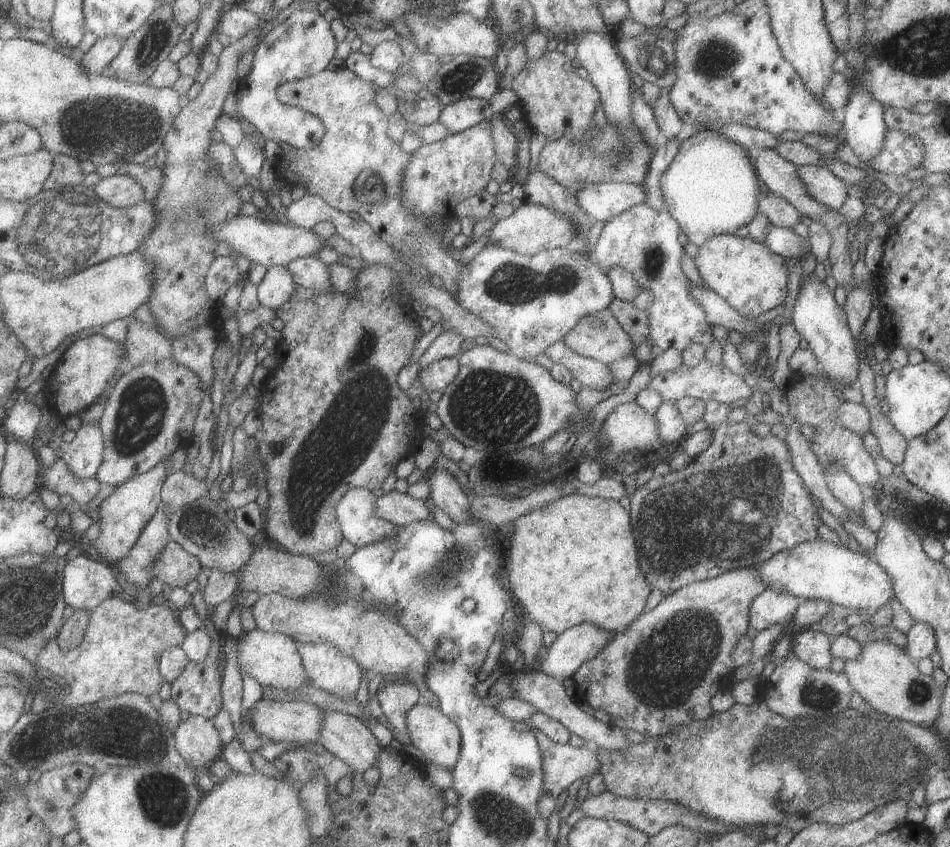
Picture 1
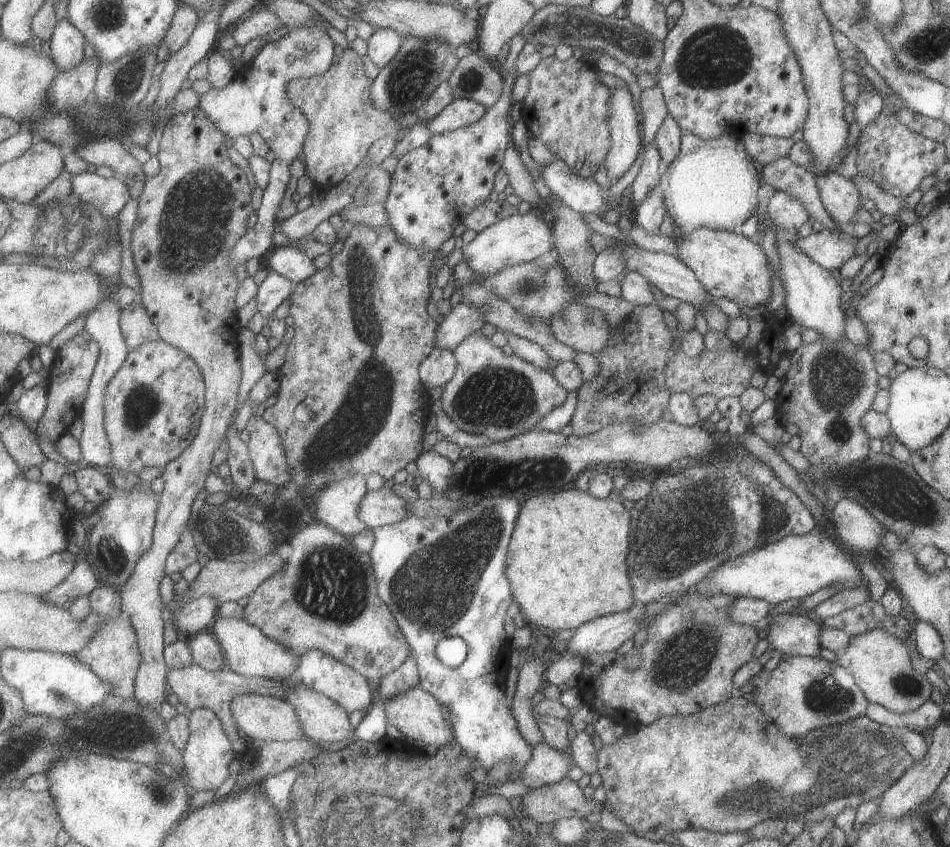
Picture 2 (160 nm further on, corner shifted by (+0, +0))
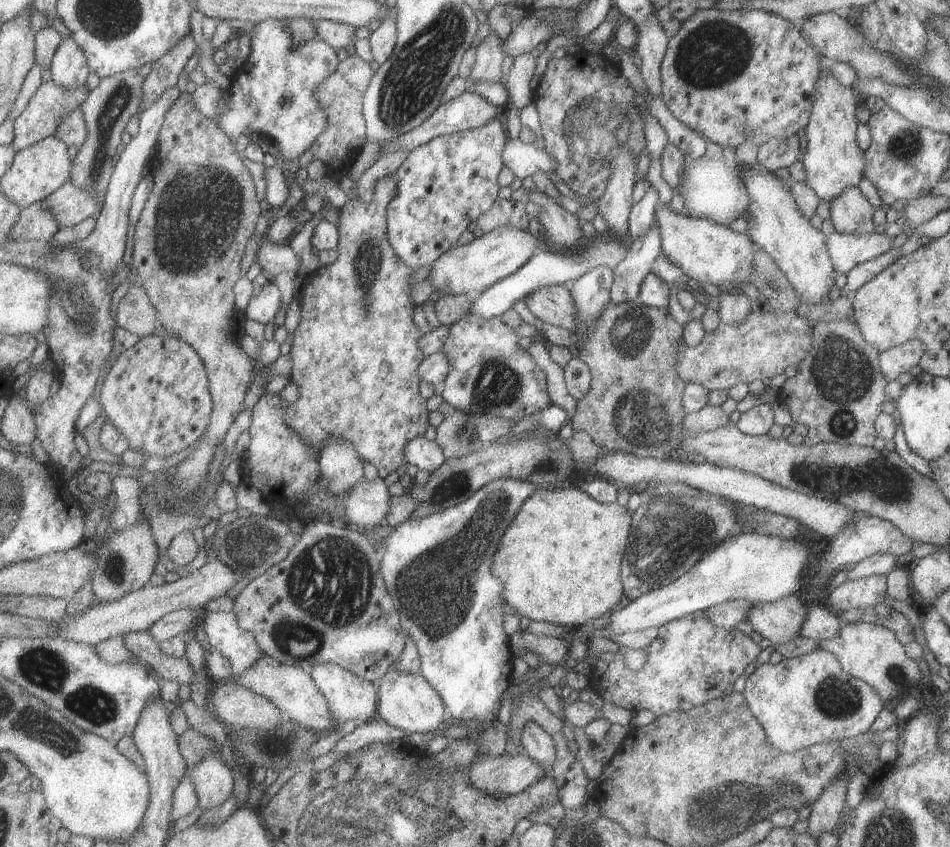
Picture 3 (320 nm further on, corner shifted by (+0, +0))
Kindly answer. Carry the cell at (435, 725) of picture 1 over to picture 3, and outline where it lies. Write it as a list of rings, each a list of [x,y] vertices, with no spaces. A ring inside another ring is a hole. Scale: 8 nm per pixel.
[[[389,670],[375,687],[378,689],[378,712],[376,718],[406,734],[427,734],[439,727],[447,716],[439,694],[431,688],[420,673],[405,673]]]

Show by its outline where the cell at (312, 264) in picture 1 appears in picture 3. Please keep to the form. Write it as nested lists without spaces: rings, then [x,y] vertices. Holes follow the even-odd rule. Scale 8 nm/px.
[[[265,235],[259,242],[260,249],[256,260],[265,272],[274,277],[281,273],[297,275],[301,268],[301,258],[293,252],[293,248],[286,243],[275,243]]]

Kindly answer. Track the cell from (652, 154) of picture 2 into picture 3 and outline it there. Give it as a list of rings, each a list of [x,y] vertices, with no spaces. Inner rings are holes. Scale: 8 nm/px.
[[[647,181],[647,192],[643,194],[637,204],[632,204],[627,218],[628,240],[633,240],[645,234],[654,222],[655,210],[659,206],[658,193]]]

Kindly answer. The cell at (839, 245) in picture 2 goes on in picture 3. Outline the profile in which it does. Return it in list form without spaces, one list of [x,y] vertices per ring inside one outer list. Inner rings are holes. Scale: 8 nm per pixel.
[[[835,230],[825,240],[827,256],[835,274],[847,273],[857,264],[888,252],[897,237],[889,238],[887,234],[842,234]]]

